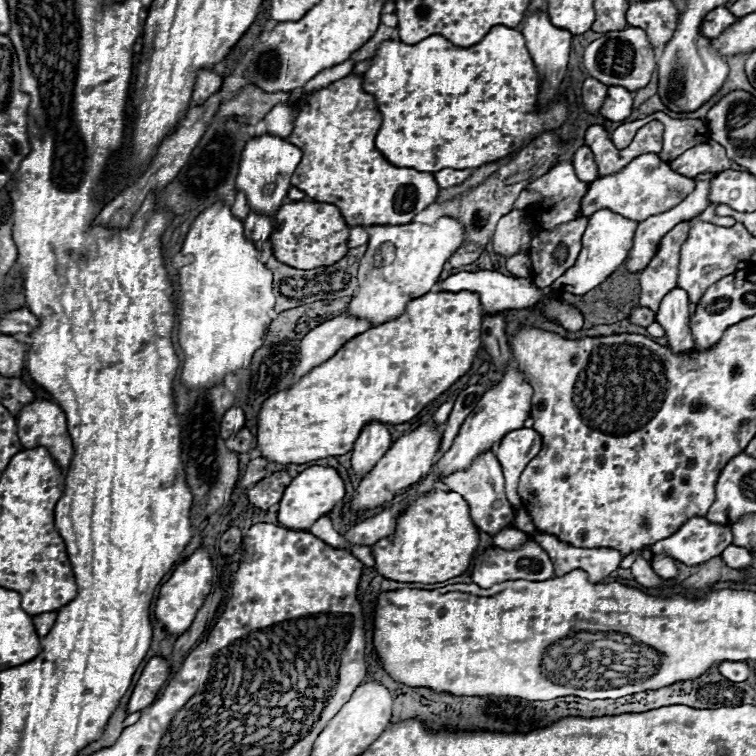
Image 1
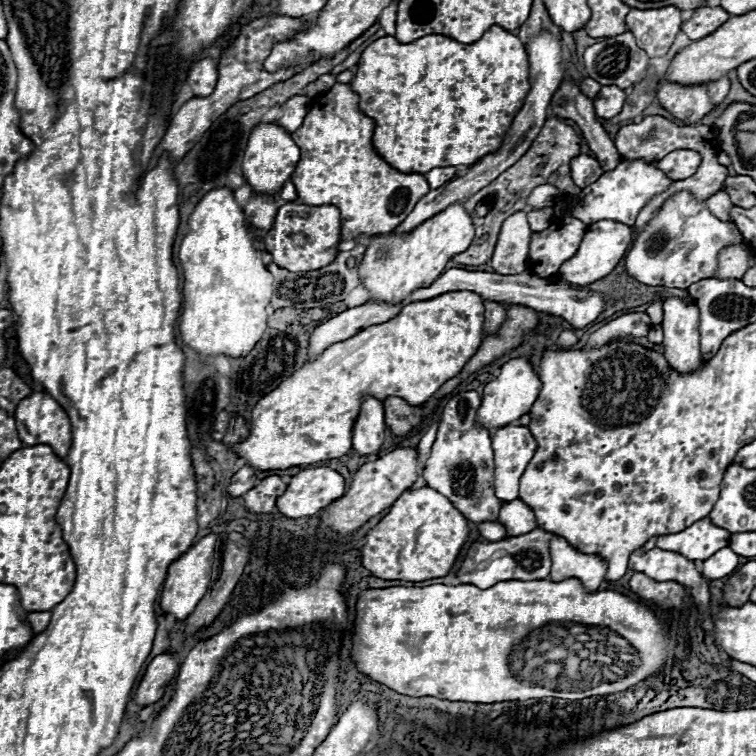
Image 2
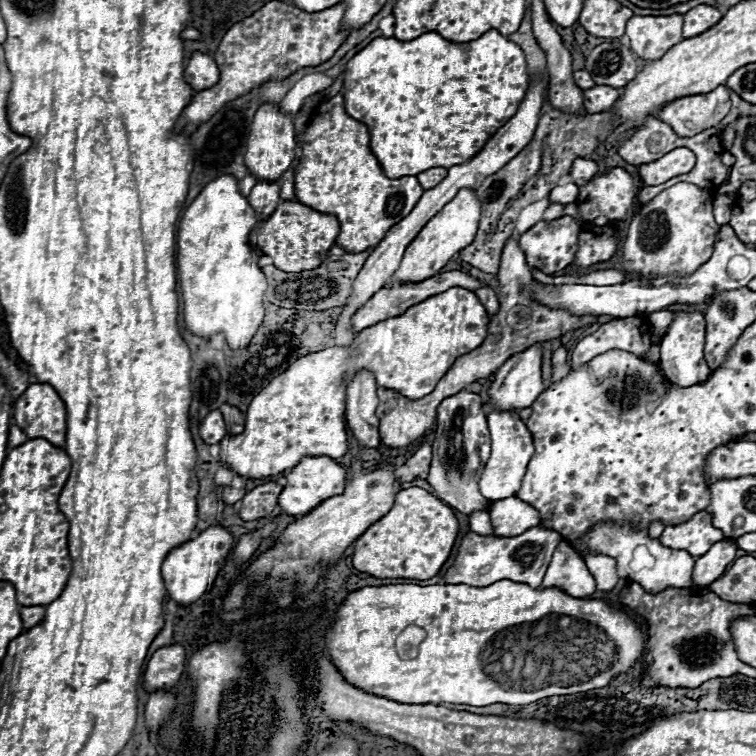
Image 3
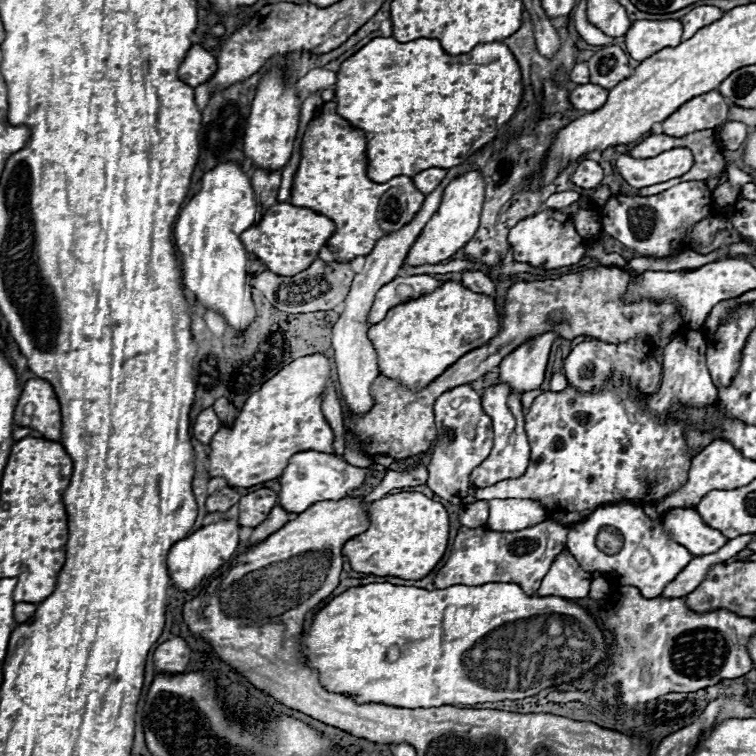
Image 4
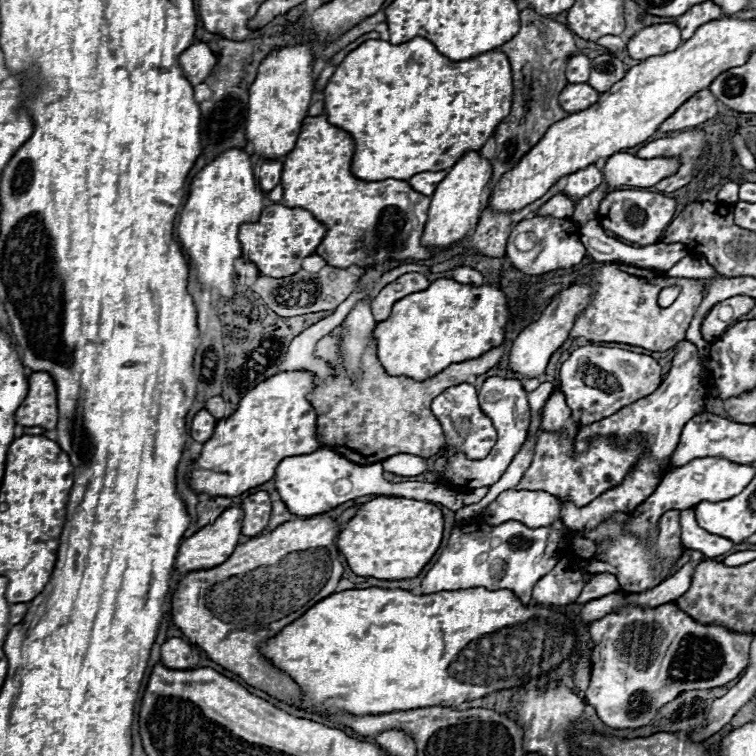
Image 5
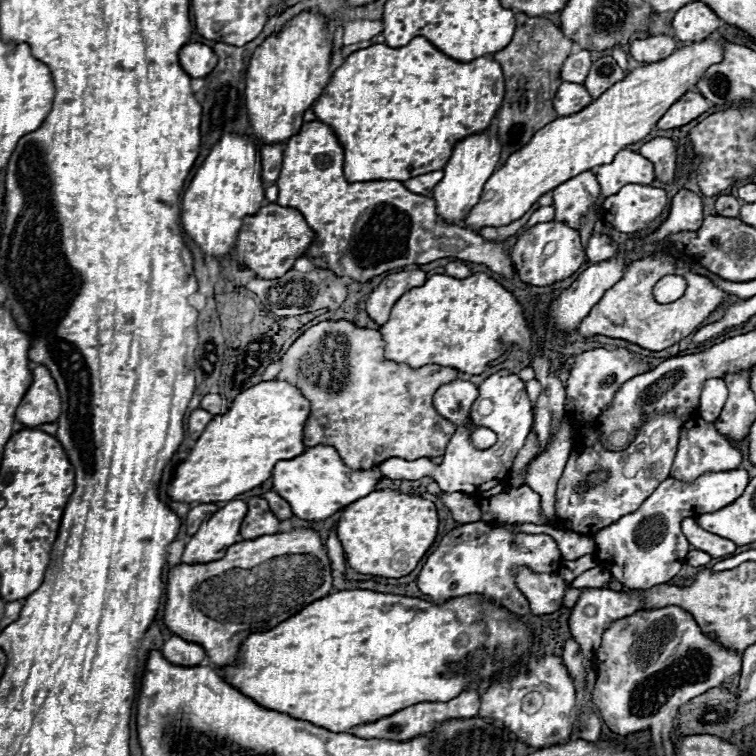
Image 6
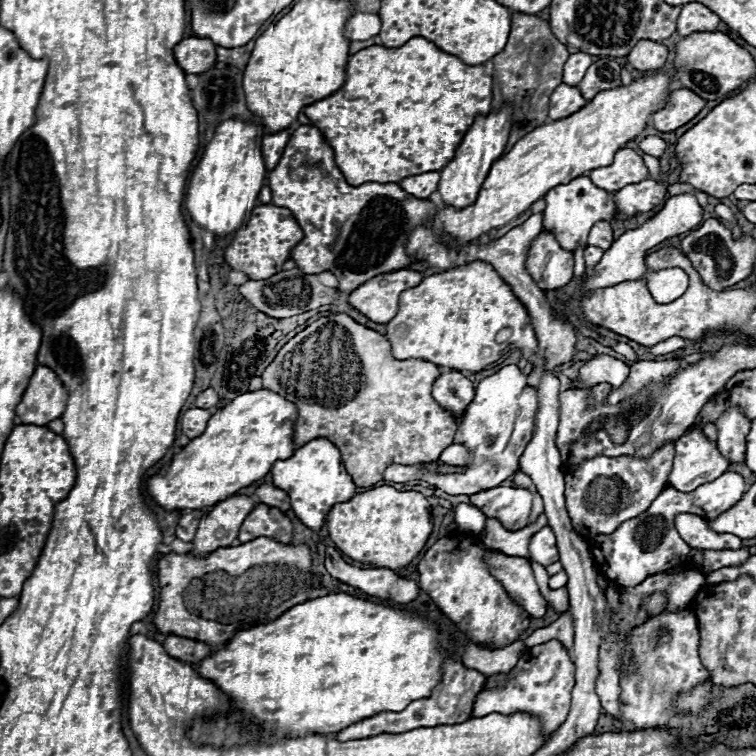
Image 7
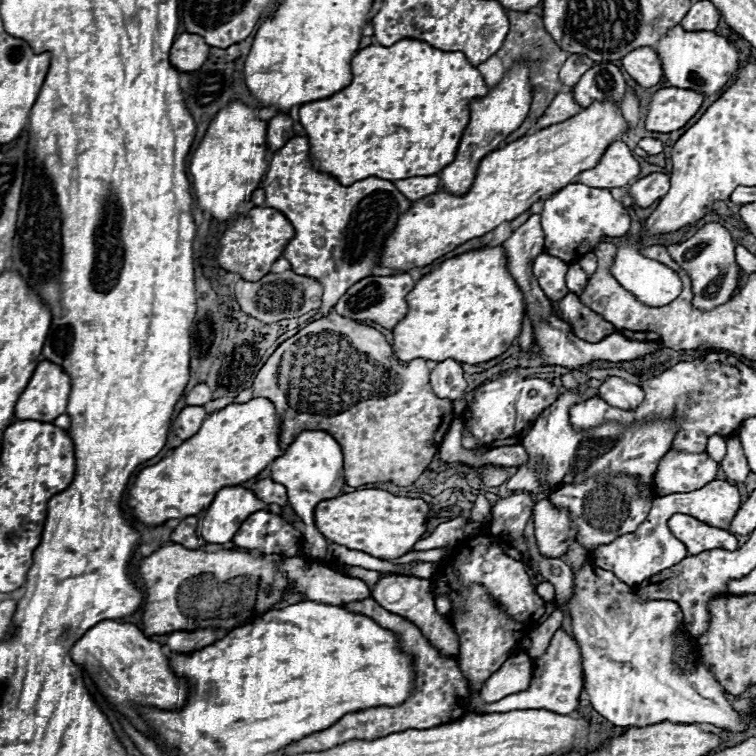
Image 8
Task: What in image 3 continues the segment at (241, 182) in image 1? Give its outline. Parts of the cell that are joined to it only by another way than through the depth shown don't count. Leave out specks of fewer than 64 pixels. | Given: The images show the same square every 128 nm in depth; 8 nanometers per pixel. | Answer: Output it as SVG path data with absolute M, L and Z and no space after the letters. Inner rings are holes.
M266 104L260 106L248 136L248 148L246 148L246 168L258 182L276 182L280 176L290 168L292 160L296 158L296 134L294 134L294 116L292 114L280 114L278 106Z

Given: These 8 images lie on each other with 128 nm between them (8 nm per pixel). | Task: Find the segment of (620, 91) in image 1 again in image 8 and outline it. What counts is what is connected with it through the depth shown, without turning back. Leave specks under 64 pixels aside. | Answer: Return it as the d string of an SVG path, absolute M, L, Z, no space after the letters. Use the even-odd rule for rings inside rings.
M558 92L556 98L552 100L552 104L548 106L548 110L538 120L538 128L546 128L546 126L552 126L552 124L564 122L566 118L572 118L580 110L582 110L582 106L576 104L572 92Z

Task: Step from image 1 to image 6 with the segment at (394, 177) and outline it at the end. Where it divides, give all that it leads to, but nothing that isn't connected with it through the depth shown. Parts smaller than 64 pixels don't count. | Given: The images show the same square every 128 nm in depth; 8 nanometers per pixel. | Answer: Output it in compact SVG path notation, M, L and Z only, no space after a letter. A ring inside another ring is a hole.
M318 120L304 122L300 134L290 138L284 150L284 162L278 186L278 204L302 212L308 226L316 232L306 256L318 266L338 276L350 276L366 282L378 274L408 264L428 264L438 258L460 258L480 262L506 278L512 278L512 260L508 254L516 236L504 244L486 242L466 228L444 224L434 208L434 200L414 194L398 180L372 180L350 184L342 172L344 148L328 124Z

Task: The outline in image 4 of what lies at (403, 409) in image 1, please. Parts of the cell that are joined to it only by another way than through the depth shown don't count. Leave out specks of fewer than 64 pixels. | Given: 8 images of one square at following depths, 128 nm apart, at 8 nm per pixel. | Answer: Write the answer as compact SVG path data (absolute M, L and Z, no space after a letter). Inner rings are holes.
M444 282L432 294L426 294L422 298L392 308L382 322L370 326L368 338L376 348L380 374L400 382L410 390L422 390L434 378L438 378L448 366L452 366L458 358L462 358L462 354L486 344L490 338L494 338L496 332L498 332L498 306L490 296L474 294L472 290L464 288L458 282ZM324 354L302 356L262 384L240 410L234 426L222 426L210 442L210 476L224 476L230 486L248 488L278 478L296 452L316 450L334 454L334 434L322 414L322 392L332 376L332 362Z

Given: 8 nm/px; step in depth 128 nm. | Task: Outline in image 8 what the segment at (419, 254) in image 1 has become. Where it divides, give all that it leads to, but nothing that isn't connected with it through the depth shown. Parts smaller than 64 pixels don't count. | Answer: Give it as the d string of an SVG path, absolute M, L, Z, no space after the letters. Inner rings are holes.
M516 64L502 78L502 82L496 88L492 88L484 98L476 98L470 102L470 122L464 130L454 162L442 170L442 188L454 196L466 194L472 188L482 158L494 152L500 146L500 142L504 142L506 136L510 136L524 122L528 108L530 108L530 84L526 78L526 66Z

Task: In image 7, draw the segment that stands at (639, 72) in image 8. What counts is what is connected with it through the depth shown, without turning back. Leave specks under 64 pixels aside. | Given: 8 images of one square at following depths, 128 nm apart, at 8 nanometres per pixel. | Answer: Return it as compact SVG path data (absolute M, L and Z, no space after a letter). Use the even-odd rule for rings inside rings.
M640 40L628 54L630 64L640 72L654 72L662 68L666 58L668 58L668 48L652 40Z

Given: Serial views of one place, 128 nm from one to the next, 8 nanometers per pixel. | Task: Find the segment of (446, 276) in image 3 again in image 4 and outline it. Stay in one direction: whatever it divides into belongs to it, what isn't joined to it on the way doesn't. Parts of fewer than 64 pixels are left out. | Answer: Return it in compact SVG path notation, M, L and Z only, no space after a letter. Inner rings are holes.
M416 274L416 276L398 276L392 282L388 282L386 286L382 286L376 294L374 306L368 314L368 322L376 324L380 322L386 312L390 312L394 306L410 302L414 298L426 296L430 292L434 292L436 288L440 288L442 282L428 276L428 274Z

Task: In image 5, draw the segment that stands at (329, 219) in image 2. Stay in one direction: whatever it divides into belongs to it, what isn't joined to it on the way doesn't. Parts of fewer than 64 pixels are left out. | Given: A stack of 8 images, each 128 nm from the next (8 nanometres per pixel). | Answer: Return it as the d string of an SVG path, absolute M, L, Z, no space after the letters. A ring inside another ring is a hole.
M272 204L262 210L262 218L254 224L242 226L238 240L242 242L242 256L254 262L264 276L284 278L302 268L302 260L316 252L316 246L326 236L326 226L318 222L308 210L288 208L284 204Z

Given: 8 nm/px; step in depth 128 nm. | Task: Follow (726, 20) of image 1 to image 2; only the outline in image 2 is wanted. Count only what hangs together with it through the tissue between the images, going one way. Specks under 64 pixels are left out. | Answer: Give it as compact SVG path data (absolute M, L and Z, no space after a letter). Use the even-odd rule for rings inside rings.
M702 6L694 12L694 16L682 26L682 30L686 32L686 36L690 40L700 40L706 38L708 34L712 34L714 30L718 30L726 20L730 18L730 14L724 8L708 8Z

